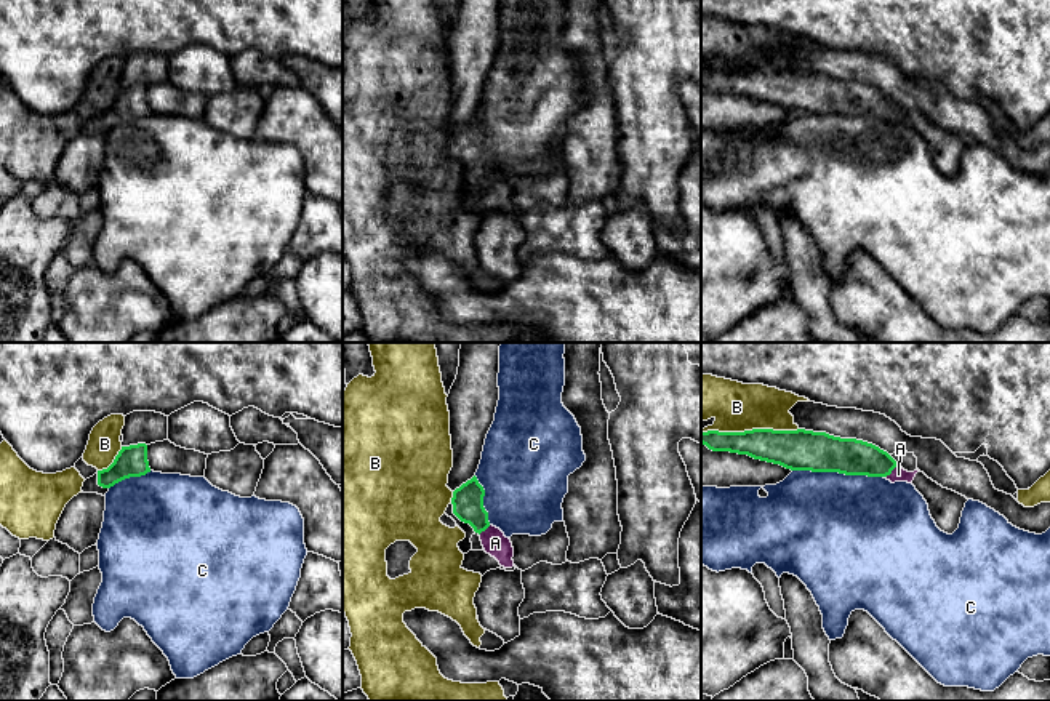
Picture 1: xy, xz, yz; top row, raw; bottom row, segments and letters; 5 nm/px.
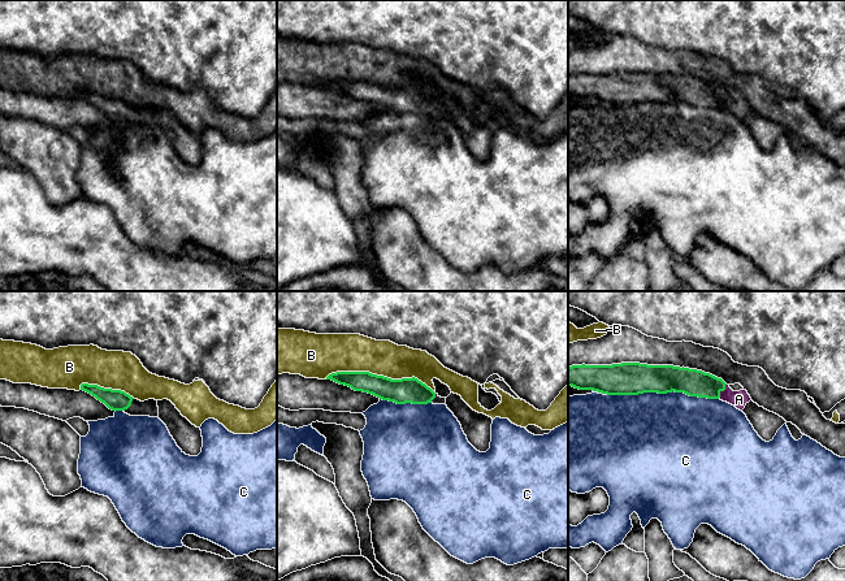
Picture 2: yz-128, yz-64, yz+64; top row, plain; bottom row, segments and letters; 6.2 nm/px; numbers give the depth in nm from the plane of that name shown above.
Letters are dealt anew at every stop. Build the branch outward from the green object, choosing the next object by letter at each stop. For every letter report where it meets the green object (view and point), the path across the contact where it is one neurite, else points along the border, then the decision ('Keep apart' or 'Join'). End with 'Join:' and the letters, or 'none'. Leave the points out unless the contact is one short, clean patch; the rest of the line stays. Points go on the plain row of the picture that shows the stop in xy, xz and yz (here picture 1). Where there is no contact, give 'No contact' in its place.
A: Touches green at yz (890, 114). Path across: yz (850, 98), (879, 104), (890, 114), (898, 116). Join
B: Touches green at yz (749, 72). Keep apart
C: Touches green at yz (837, 112). Keep apart
Join: A

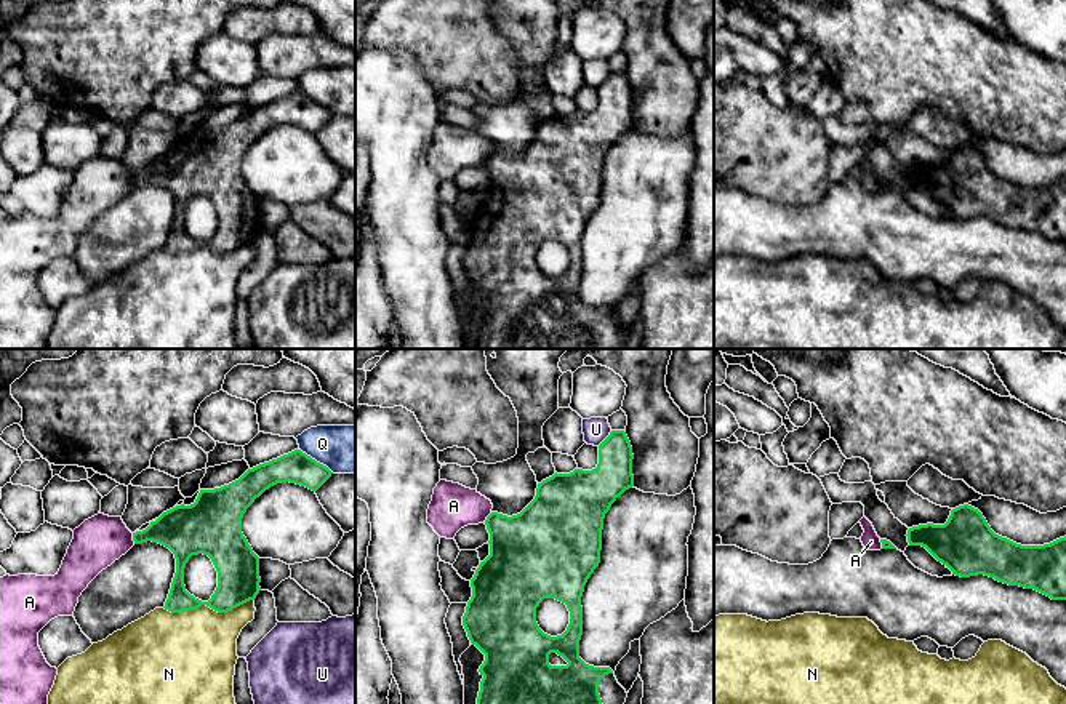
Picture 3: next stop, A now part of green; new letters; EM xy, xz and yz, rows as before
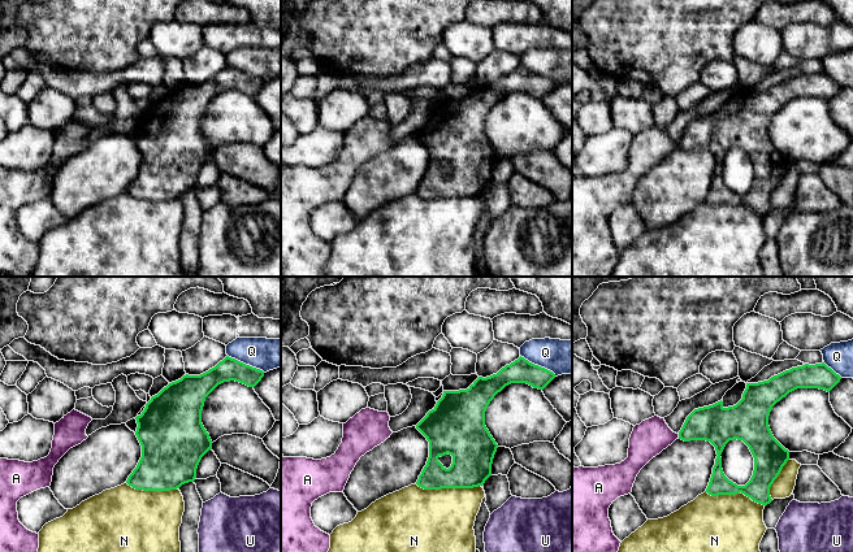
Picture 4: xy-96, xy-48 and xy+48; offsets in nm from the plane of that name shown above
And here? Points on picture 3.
A: Touches green at xy (133, 180). Boundary: xy (132, 175), (135, 184). Keep apart
N: Touches green at xy (208, 247). Keep apart
Q: Touches green at xy (316, 103). Keep apart
U: Touches green at xz (605, 80). Keep apart
Join: none

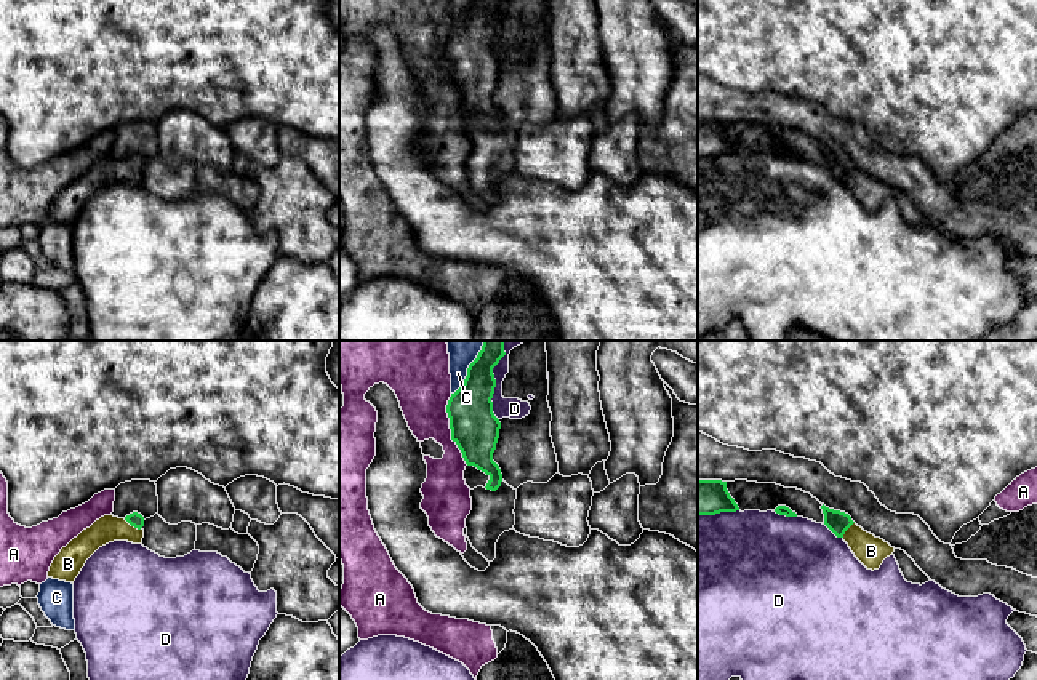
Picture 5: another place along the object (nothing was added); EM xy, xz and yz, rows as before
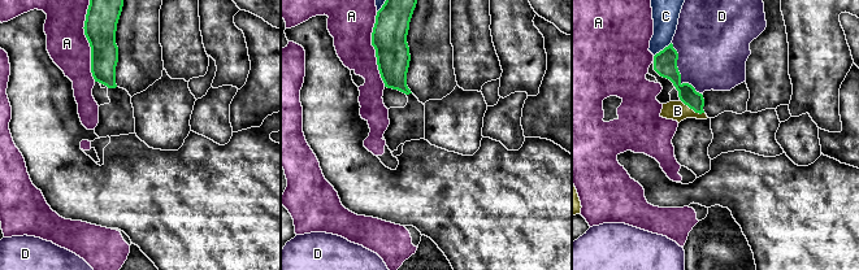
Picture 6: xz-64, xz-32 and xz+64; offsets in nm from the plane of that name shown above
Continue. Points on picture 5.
A: Touches green at xz (450, 69). Keep apart
B: Touches green at xy (133, 167). Path across: xy (135, 160), (133, 167), (109, 170). Join
C: Touches green at xz (466, 18). Keep apart
D: Touches green at xz (493, 31). Keep apart
Join: B

